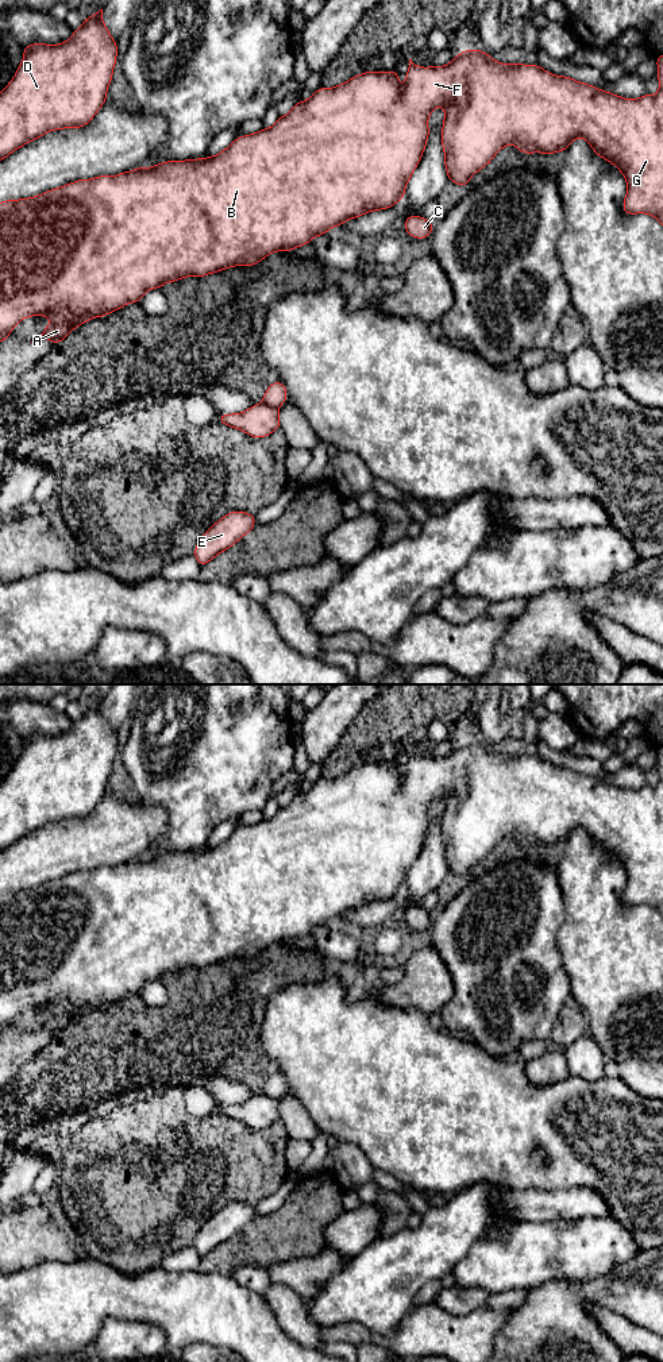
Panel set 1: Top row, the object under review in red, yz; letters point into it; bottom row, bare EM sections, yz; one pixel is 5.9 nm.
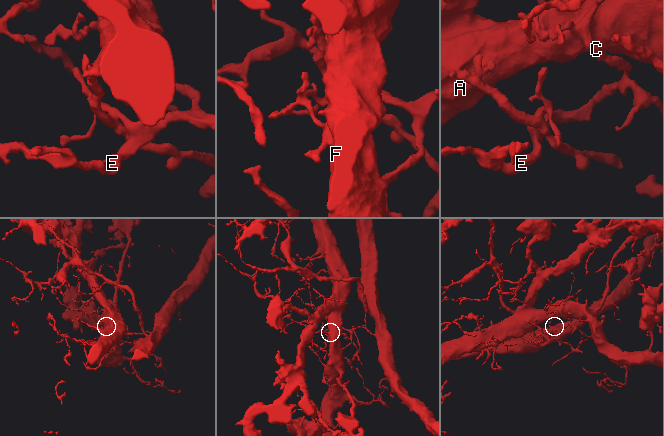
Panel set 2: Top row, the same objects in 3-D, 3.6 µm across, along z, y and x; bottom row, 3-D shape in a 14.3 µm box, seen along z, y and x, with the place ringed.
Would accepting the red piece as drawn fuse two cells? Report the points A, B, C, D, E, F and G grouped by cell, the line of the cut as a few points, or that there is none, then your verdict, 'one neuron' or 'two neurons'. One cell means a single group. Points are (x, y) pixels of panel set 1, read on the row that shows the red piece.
A B D F G / C E; cut in yz along (262, 402), (277, 408); two neurons

